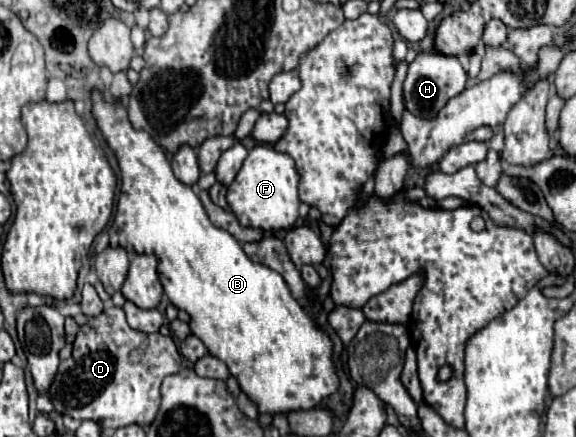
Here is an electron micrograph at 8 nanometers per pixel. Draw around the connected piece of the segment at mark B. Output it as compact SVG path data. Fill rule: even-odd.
M93 91L93 113L121 167L123 185L115 221L109 229L111 247L123 247L127 253L155 253L159 257L159 279L163 291L177 309L189 313L191 333L205 343L211 355L227 365L229 373L237 379L241 391L257 405L259 413L287 415L291 411L319 407L323 399L339 389L339 375L335 371L333 343L329 335L319 329L315 319L303 305L299 305L277 271L261 263L253 263L229 231L211 223L195 191L175 179L165 151L149 137L149 133L131 127L123 103L105 101L101 93Z

